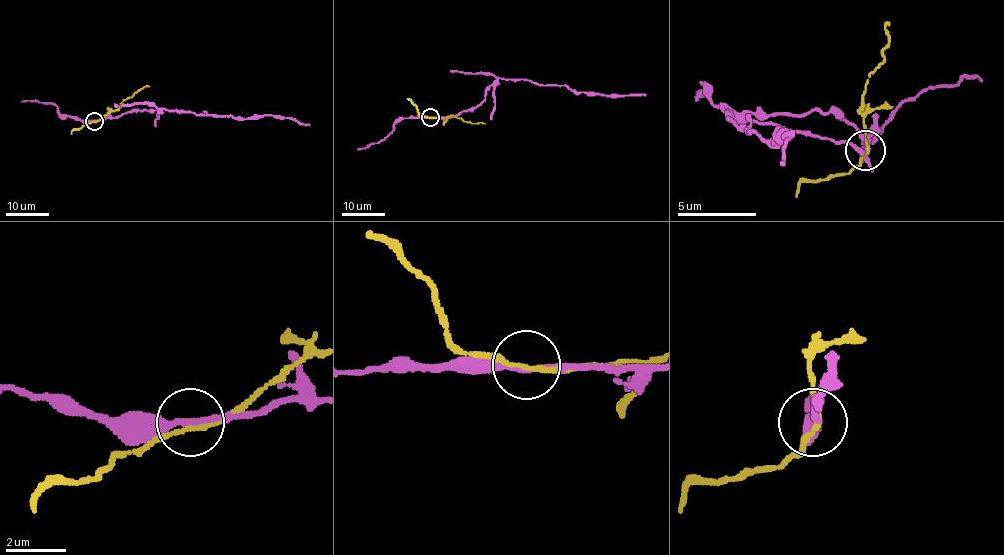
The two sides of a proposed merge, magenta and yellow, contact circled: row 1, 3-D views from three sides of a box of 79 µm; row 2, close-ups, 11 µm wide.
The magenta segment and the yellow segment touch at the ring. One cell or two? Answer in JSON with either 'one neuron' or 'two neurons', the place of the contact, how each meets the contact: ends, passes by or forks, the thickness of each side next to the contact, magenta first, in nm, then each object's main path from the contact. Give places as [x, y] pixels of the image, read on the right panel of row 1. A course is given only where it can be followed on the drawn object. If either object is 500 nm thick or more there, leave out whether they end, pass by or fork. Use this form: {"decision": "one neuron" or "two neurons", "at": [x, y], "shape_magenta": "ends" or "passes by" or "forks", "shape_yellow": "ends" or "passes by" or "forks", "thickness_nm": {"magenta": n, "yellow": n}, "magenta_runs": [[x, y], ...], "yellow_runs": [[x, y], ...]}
{"decision": "two neurons", "at": [865, 150], "shape_magenta": "passes by", "shape_yellow": "passes by", "thickness_nm": {"magenta": 220, "yellow": 150}, "magenta_runs": [[864, 151], [864, 139], [840, 115], [769, 115], [722, 108], [766, 143], [785, 131], [785, 167]], "yellow_runs": [[864, 151], [868, 147], [864, 119], [860, 115], [864, 84], [888, 48], [884, 25], [888, 25]]}

